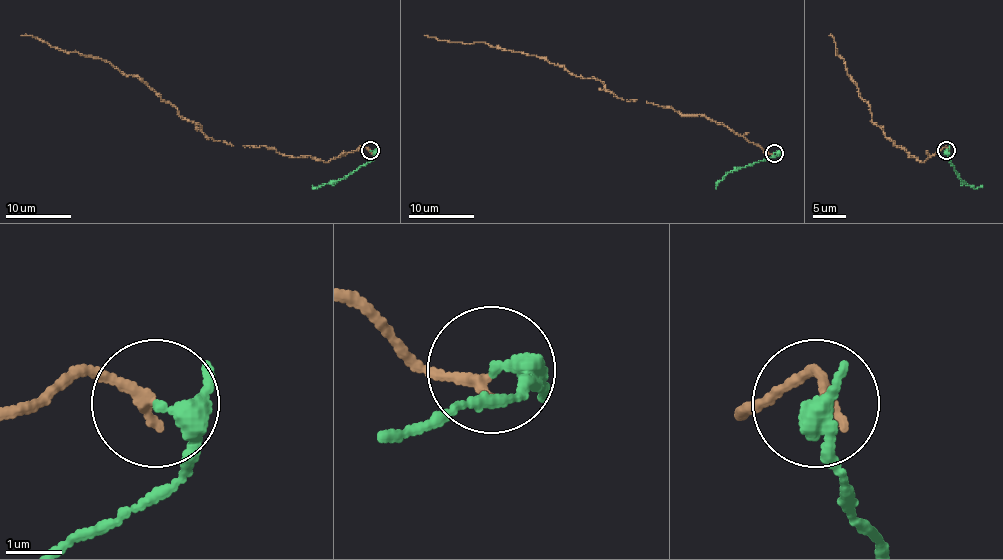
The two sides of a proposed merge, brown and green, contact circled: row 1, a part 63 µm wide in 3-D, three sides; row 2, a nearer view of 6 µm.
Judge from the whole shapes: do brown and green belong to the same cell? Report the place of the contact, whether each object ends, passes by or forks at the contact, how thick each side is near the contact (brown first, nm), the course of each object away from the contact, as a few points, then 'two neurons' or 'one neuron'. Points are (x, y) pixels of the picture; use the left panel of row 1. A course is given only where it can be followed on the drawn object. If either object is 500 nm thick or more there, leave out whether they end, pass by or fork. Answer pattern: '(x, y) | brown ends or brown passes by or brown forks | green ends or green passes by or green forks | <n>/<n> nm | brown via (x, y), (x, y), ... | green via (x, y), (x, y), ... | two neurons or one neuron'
(370, 150) | brown ends | green passes by | 220/280 nm | brown via (370, 151), (358, 147), (324, 162), (213, 141), (136, 77), (21, 35) | green via (370, 151), (373, 159), (342, 179), (315, 188), (312, 185) | two neurons

